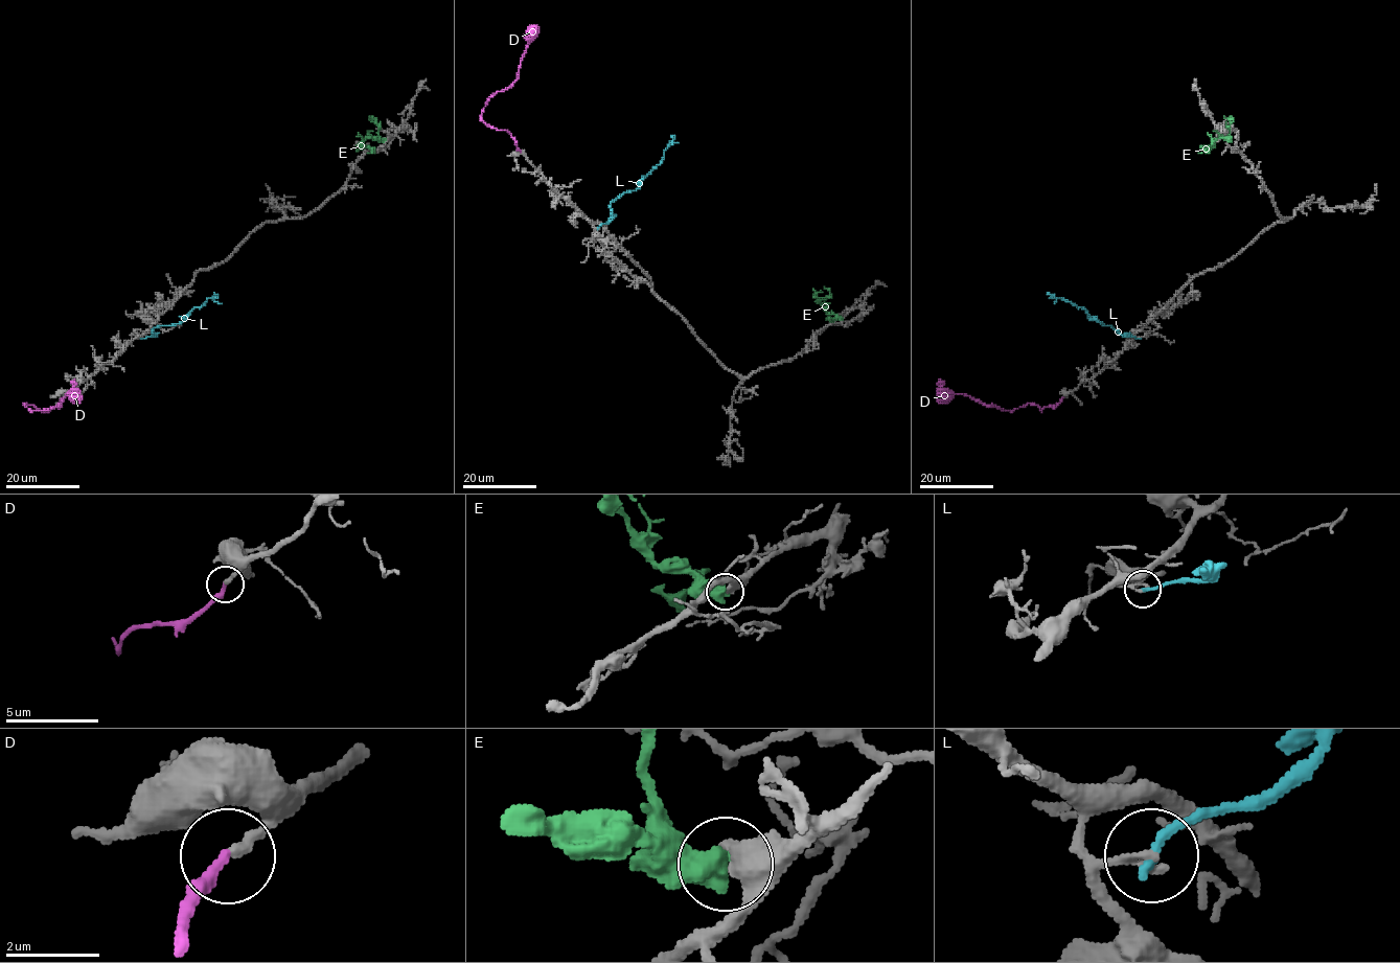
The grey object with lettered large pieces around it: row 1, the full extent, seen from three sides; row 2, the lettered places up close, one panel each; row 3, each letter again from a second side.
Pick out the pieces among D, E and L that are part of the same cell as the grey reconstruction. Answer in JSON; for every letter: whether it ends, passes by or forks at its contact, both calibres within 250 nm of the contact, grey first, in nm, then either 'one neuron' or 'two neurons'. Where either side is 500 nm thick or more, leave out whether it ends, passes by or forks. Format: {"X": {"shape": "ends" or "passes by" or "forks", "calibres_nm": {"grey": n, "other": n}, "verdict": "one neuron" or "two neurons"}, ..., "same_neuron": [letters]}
{"D": {"shape": "ends", "calibres_nm": {"grey": 240, "other": 240}, "verdict": "one neuron"}, "E": {"calibres_nm": {"grey": 400, "other": 650}, "verdict": "two neurons"}, "L": {"shape": "ends", "calibres_nm": {"grey": 100, "other": 200}, "verdict": "two neurons"}, "same_neuron": ["D"]}

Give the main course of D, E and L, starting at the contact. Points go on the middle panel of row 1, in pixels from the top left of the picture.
D: (520, 151), (510, 134), (487, 125), (481, 117), (486, 100), (508, 89), (517, 77), (531, 26)
E: (841, 318), (826, 312), (819, 301), (830, 294), (824, 287)
L: (599, 227), (611, 219), (610, 204), (637, 189), (640, 181), (661, 162), (663, 151), (674, 138), (670, 137)

